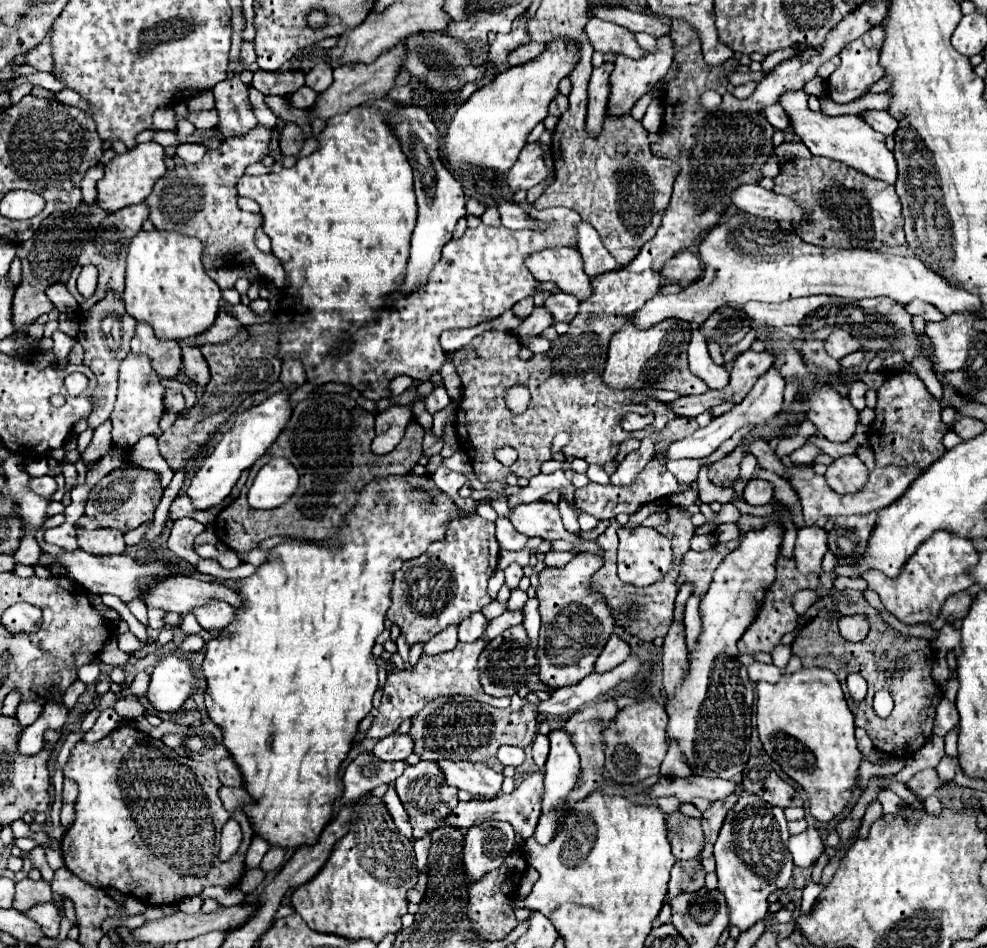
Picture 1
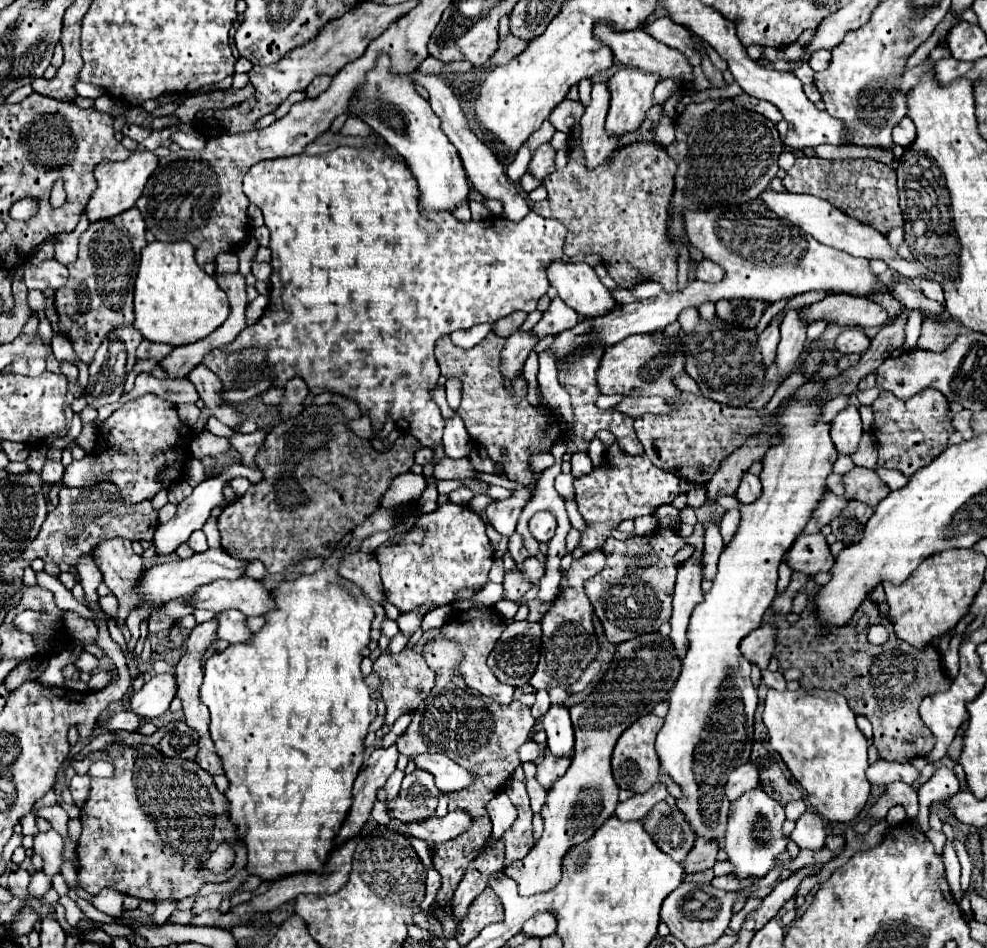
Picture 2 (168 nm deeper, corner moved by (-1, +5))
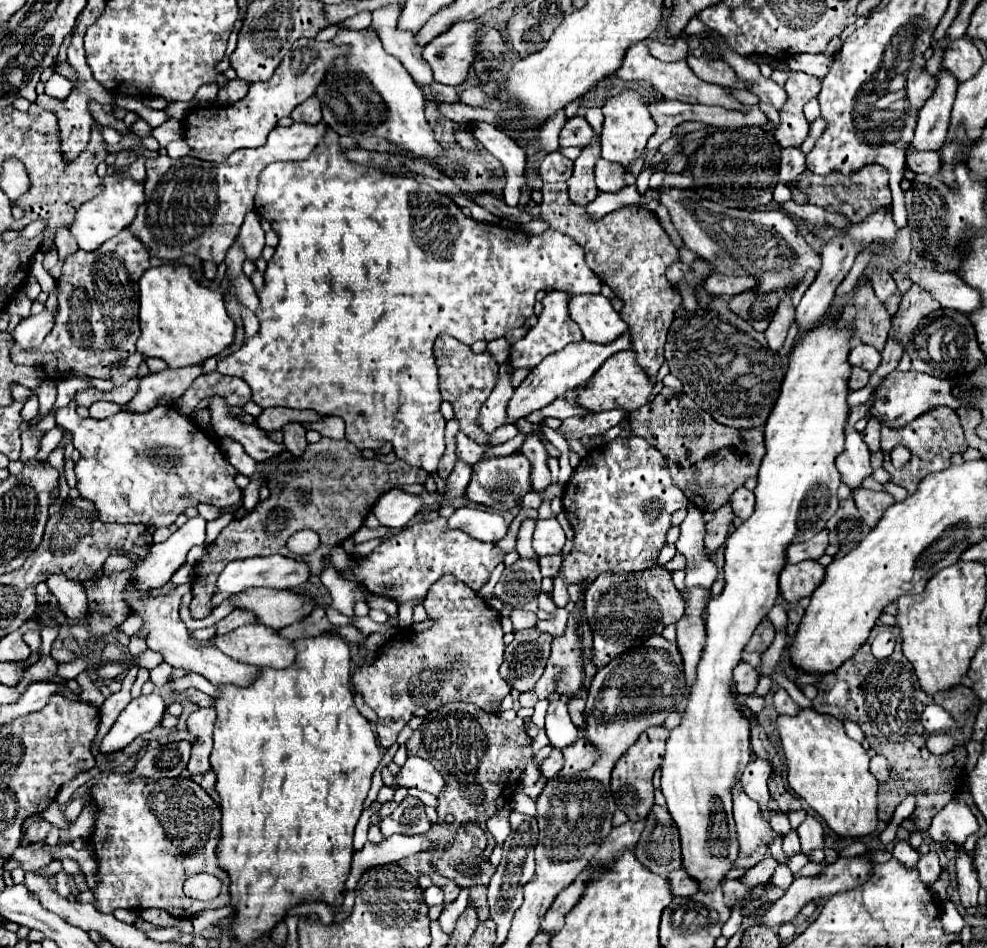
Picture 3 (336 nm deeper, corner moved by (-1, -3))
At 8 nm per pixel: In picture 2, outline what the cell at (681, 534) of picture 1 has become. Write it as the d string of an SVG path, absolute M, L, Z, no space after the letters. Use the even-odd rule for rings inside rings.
M657 527L647 535L633 535L627 537L625 541L607 537L603 551L607 555L609 565L605 565L603 571L599 571L597 575L585 581L585 593L597 617L603 621L607 639L611 643L623 643L635 639L635 635L655 633L663 623L669 621L671 599L673 599L671 595L677 577L675 553L683 547L685 547L685 537L677 535L677 531L671 527ZM649 551L657 557L657 563L649 569L631 567L631 563L623 559L623 553L649 553Z

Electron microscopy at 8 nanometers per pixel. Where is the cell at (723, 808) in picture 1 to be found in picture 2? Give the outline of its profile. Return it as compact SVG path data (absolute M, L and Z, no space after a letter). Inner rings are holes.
M697 837L695 847L689 851L687 859L683 861L685 873L695 873L695 871L711 869L715 859L717 859L717 849L719 849L719 845L713 843L713 839Z

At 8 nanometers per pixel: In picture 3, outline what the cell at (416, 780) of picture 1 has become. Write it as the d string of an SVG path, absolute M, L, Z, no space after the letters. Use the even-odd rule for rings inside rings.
M405 797L397 809L383 817L379 829L383 837L401 833L401 835L423 835L431 827L431 821L425 815L425 805L415 797Z

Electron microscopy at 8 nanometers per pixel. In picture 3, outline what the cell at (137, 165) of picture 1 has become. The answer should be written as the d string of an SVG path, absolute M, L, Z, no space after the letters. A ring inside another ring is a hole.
M105 177L103 191L95 199L91 199L79 207L77 219L73 221L73 227L69 227L69 231L75 237L79 249L95 251L97 247L101 247L101 243L105 243L107 239L115 237L119 231L123 231L125 227L131 225L131 221L137 215L137 207L141 203L143 203L143 185L141 183L135 183L133 179L121 181L117 177Z

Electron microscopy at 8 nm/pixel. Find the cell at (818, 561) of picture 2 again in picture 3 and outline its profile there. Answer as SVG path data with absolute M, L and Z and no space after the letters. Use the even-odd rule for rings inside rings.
M801 561L797 565L785 565L779 577L779 593L785 601L799 601L809 597L823 581L825 567L817 561Z

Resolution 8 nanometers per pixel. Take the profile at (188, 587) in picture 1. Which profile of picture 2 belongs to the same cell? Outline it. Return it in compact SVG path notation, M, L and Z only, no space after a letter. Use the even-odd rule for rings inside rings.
M241 577L233 581L217 579L205 587L197 587L197 595L191 595L185 605L215 613L239 609L245 615L263 615L273 607L273 599L265 585L255 579Z

